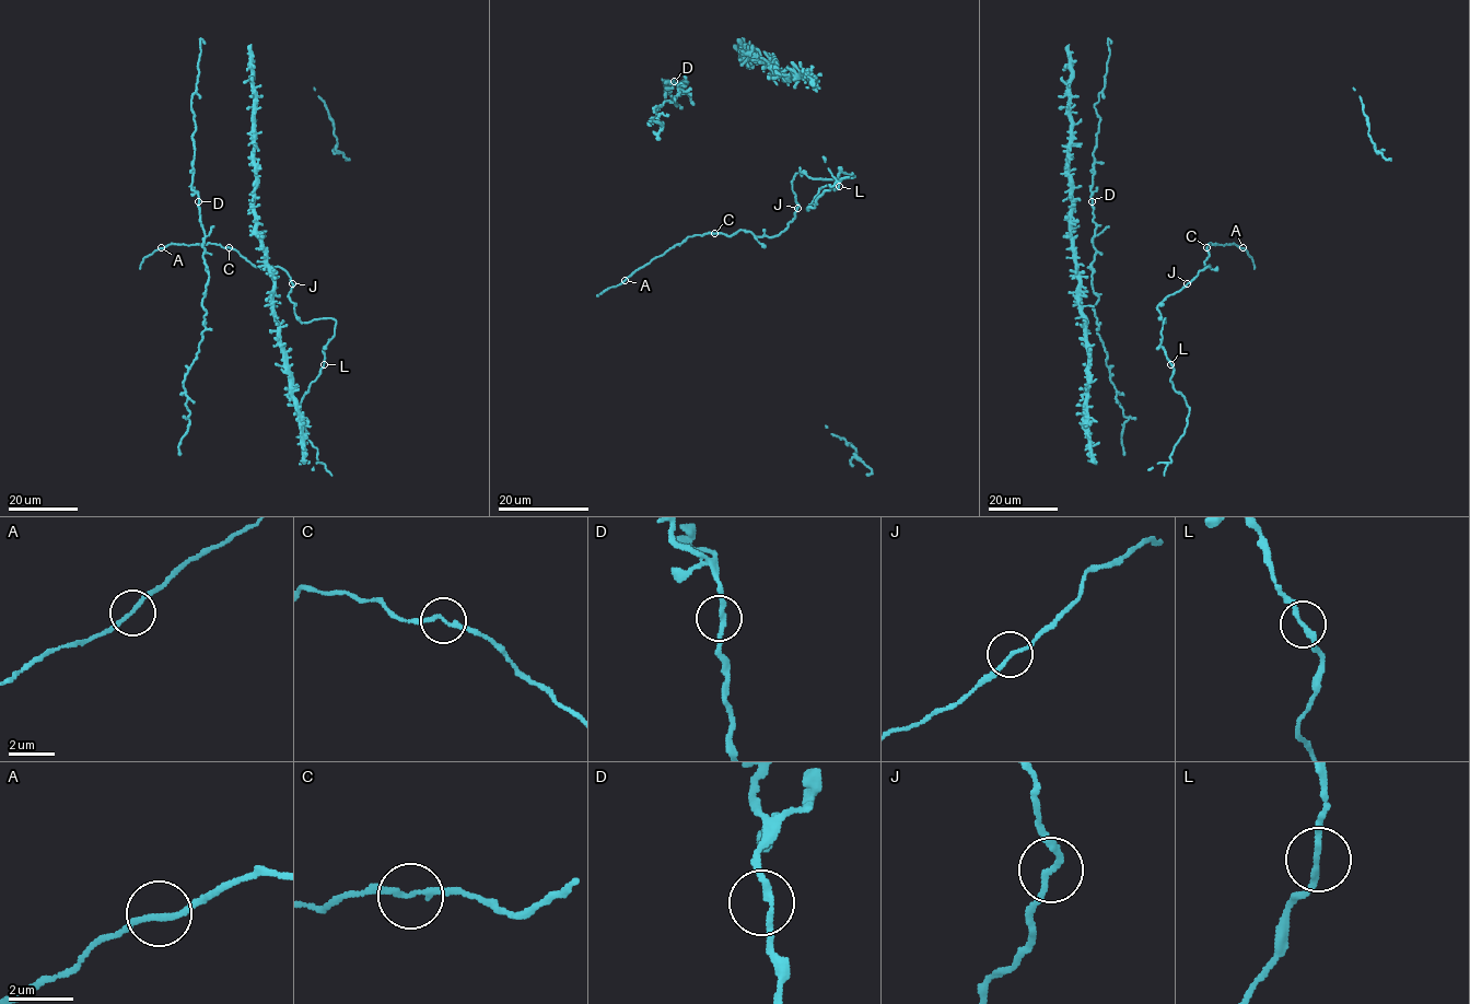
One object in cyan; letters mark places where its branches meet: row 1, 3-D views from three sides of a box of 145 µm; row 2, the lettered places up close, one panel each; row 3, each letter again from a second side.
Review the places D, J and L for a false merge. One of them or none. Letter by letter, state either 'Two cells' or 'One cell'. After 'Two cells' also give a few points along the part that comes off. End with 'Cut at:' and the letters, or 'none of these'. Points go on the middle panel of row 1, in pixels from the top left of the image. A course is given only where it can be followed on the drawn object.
D: One cell
J: One cell
L: One cell
Cut at: none of these

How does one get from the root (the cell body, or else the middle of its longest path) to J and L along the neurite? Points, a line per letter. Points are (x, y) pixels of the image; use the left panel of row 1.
J: (316, 464), (322, 463), (300, 405), (323, 366), (323, 348), (336, 322), (301, 323), (289, 298), (292, 283)
L: (316, 464), (322, 463), (317, 458), (317, 448), (306, 435), (300, 405), (324, 364)

